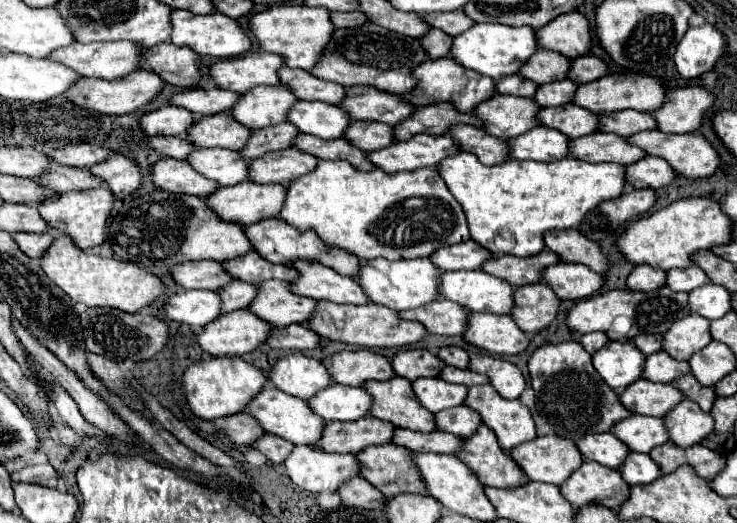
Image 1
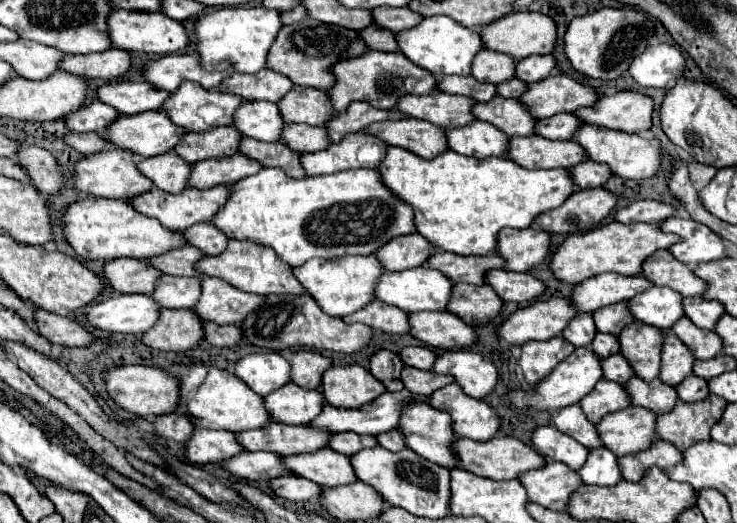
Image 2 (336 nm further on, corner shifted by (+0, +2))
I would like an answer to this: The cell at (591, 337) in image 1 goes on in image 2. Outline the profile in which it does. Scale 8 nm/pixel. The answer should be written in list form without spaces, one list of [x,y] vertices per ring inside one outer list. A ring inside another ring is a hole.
[[[582,313],[582,315],[578,315],[578,317],[574,317],[572,321],[570,321],[570,325],[564,329],[564,339],[568,339],[574,347],[586,347],[586,345],[590,345],[590,341],[594,339],[594,335],[596,335],[598,331],[596,331],[596,325],[594,325],[594,319],[592,319],[592,315],[590,313]]]

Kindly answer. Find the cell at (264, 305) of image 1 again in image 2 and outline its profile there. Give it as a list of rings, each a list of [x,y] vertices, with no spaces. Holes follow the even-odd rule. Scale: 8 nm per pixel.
[[[220,277],[202,279],[202,297],[194,311],[204,321],[214,321],[218,325],[242,323],[258,305],[262,305],[266,297],[250,295],[232,285],[226,285]]]

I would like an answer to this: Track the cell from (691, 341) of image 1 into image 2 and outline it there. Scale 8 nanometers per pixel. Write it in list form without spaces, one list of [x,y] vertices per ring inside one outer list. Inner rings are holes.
[[[640,321],[630,323],[620,333],[620,351],[630,361],[632,369],[644,381],[652,381],[660,373],[662,359],[662,337],[666,331],[650,329]]]

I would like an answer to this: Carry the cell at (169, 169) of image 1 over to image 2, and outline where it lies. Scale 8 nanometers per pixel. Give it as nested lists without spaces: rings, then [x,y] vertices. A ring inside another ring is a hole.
[[[110,147],[102,153],[84,157],[82,161],[78,161],[76,165],[76,173],[72,177],[72,185],[84,193],[92,193],[96,197],[112,197],[112,199],[130,199],[136,195],[142,195],[146,191],[150,191],[154,185],[150,185],[150,181],[146,181],[146,177],[142,177],[142,173],[138,173],[138,155],[130,155],[130,151],[126,149],[116,149]]]

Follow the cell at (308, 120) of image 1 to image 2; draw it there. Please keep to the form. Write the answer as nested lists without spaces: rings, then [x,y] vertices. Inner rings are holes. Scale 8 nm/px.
[[[248,101],[234,115],[234,127],[244,137],[258,141],[280,141],[286,121],[278,113],[278,105],[270,101]]]

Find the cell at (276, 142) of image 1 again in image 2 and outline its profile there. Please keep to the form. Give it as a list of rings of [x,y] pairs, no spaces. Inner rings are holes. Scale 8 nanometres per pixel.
[[[214,127],[202,133],[186,133],[178,143],[176,153],[188,163],[196,163],[212,157],[230,157],[238,153],[242,133],[230,127]]]

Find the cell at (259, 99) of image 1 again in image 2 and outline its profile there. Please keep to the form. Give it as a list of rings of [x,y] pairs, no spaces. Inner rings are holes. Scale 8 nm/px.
[[[184,81],[176,95],[170,95],[170,99],[164,103],[162,111],[166,111],[166,115],[186,131],[208,131],[220,125],[234,125],[234,109],[238,109],[238,105],[242,105],[242,97],[238,95],[222,93],[218,89],[206,91],[198,83]]]

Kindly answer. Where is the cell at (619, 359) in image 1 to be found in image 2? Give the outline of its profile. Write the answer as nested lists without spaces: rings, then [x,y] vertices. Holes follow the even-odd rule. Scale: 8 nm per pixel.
[[[578,347],[574,349],[574,353],[564,359],[562,363],[558,363],[552,371],[552,375],[548,375],[546,379],[542,379],[534,389],[528,391],[510,391],[510,401],[512,407],[516,409],[524,409],[524,407],[534,407],[534,409],[552,409],[552,407],[568,407],[574,403],[580,403],[580,399],[590,393],[590,389],[596,385],[598,379],[602,379],[602,359],[594,357],[594,353],[590,353],[590,347]]]

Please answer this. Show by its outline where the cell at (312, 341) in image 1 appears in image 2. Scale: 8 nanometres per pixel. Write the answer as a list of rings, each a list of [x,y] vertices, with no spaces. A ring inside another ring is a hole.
[[[206,323],[206,341],[216,347],[236,347],[242,341],[242,327],[238,325],[214,325]]]

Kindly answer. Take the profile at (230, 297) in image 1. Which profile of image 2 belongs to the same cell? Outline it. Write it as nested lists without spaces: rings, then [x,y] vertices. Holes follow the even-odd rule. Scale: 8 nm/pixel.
[[[162,275],[152,297],[166,309],[192,309],[202,295],[202,283],[198,277],[174,277]]]

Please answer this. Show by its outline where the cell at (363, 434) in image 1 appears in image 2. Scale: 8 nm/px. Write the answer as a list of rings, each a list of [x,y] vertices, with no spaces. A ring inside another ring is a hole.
[[[274,421],[262,429],[238,433],[238,441],[246,451],[274,451],[284,457],[314,453],[326,447],[330,437],[330,433],[318,433],[318,429],[310,429],[310,425],[286,425]]]

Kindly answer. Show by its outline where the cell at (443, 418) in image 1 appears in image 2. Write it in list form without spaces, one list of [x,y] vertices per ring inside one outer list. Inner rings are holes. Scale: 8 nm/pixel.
[[[392,429],[392,431],[386,431],[386,433],[378,435],[378,443],[384,449],[388,449],[388,451],[402,451],[402,449],[406,449],[406,441],[404,441],[400,429]]]

